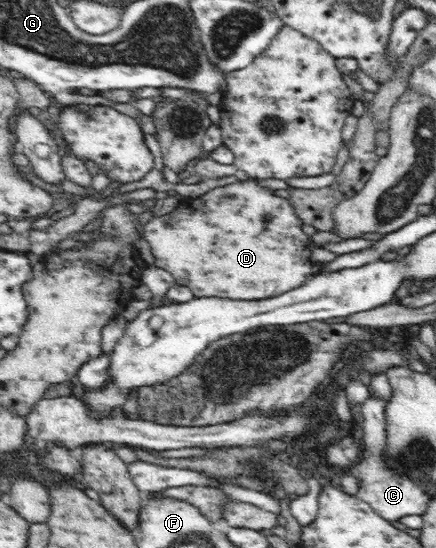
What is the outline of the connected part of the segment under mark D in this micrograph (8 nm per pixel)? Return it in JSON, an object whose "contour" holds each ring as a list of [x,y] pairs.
{"contour":[[[257,179],[237,181],[222,187],[216,187],[206,194],[197,198],[183,199],[172,212],[153,217],[143,226],[143,235],[145,240],[151,246],[153,256],[155,256],[155,266],[165,269],[172,274],[176,284],[187,287],[194,297],[223,297],[223,299],[245,299],[245,301],[253,301],[253,299],[265,299],[265,297],[277,297],[285,291],[291,291],[295,287],[299,287],[301,283],[305,283],[307,279],[311,279],[317,272],[315,263],[311,260],[311,253],[316,245],[309,240],[309,236],[302,230],[305,224],[301,220],[301,216],[297,216],[294,207],[288,202],[288,199],[279,198],[274,194],[273,190],[267,190],[257,184]]]}

